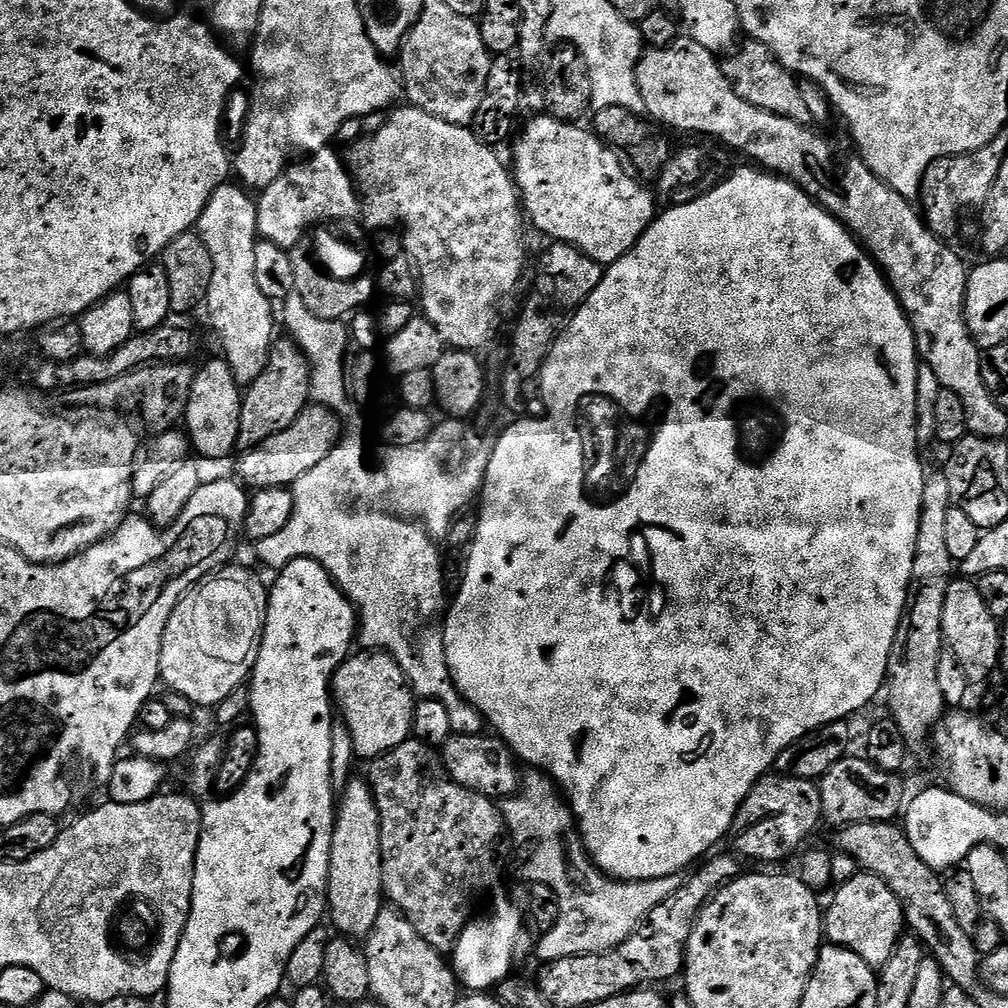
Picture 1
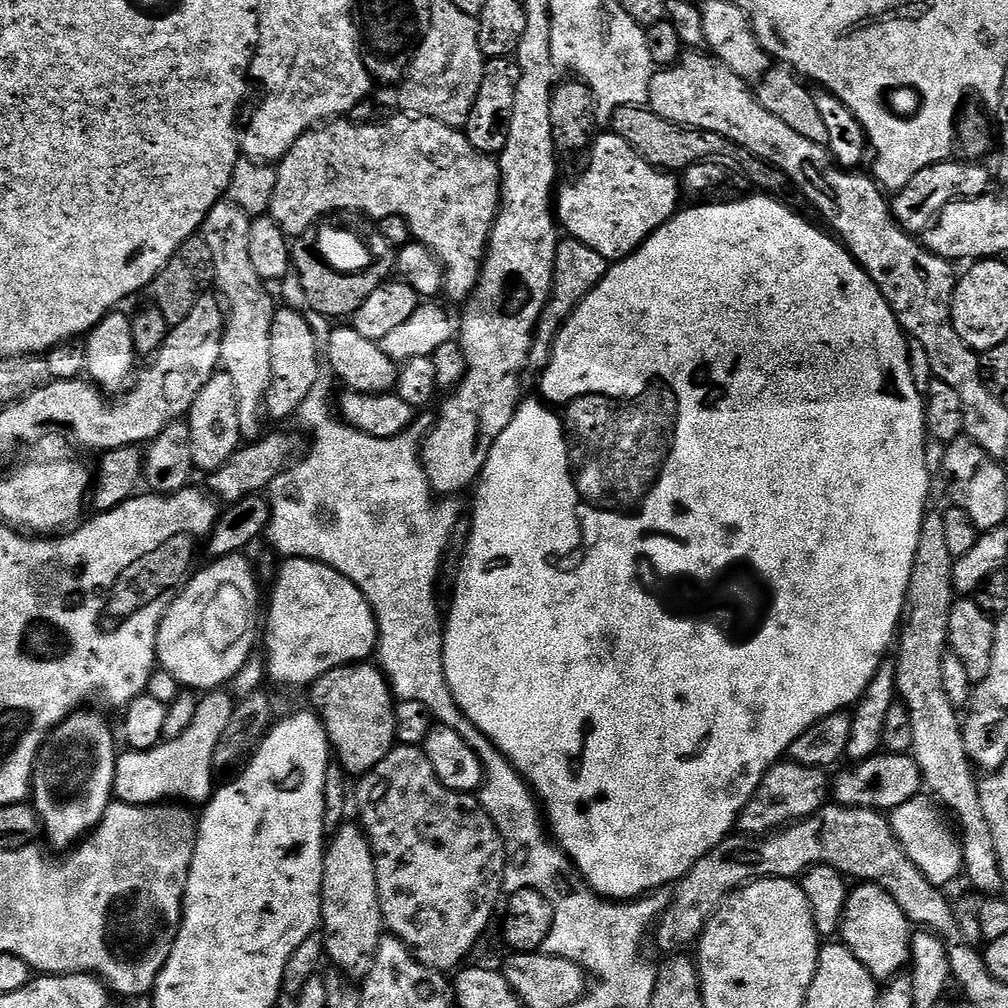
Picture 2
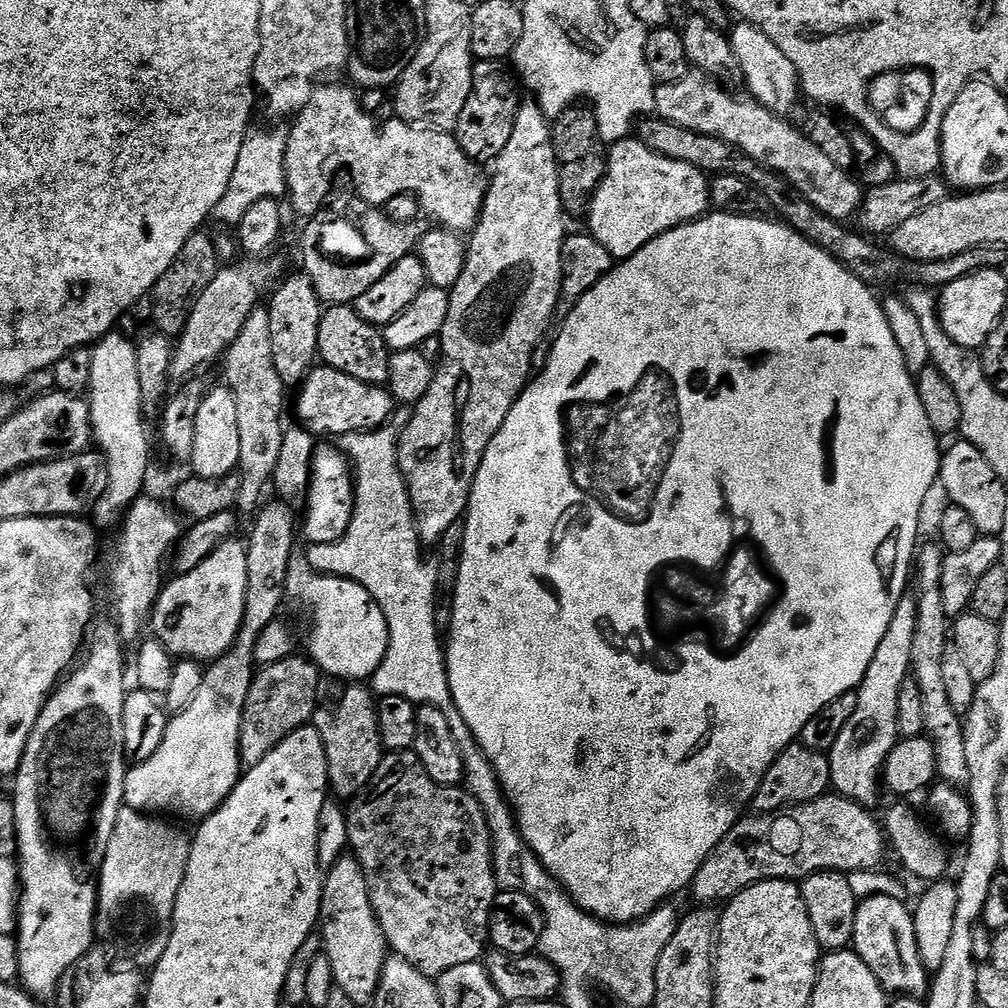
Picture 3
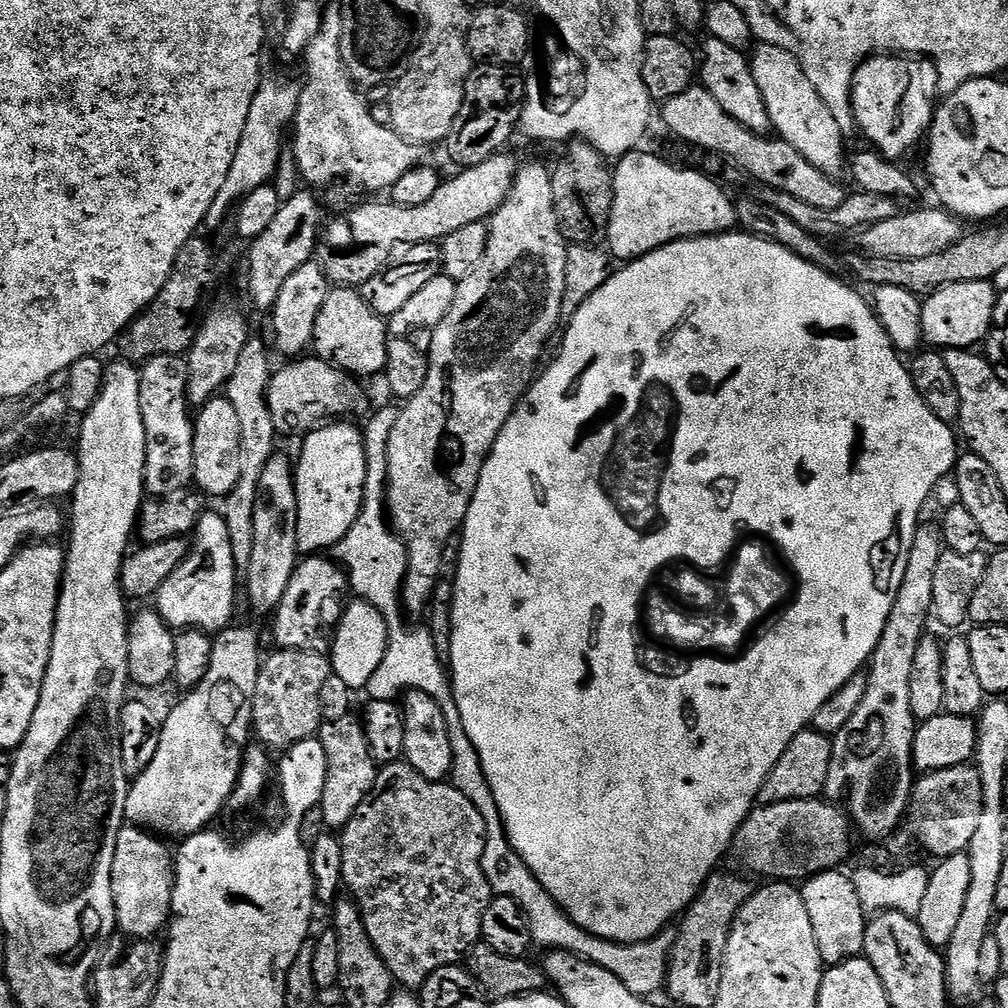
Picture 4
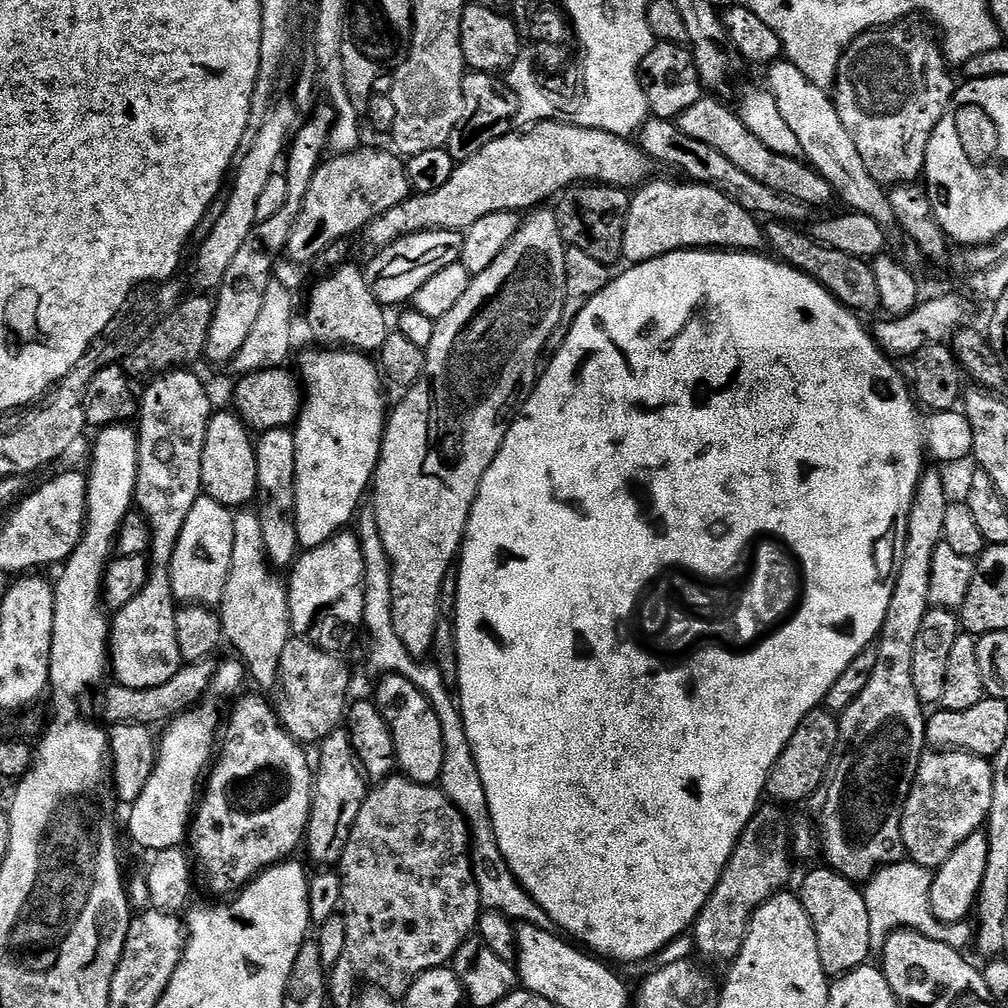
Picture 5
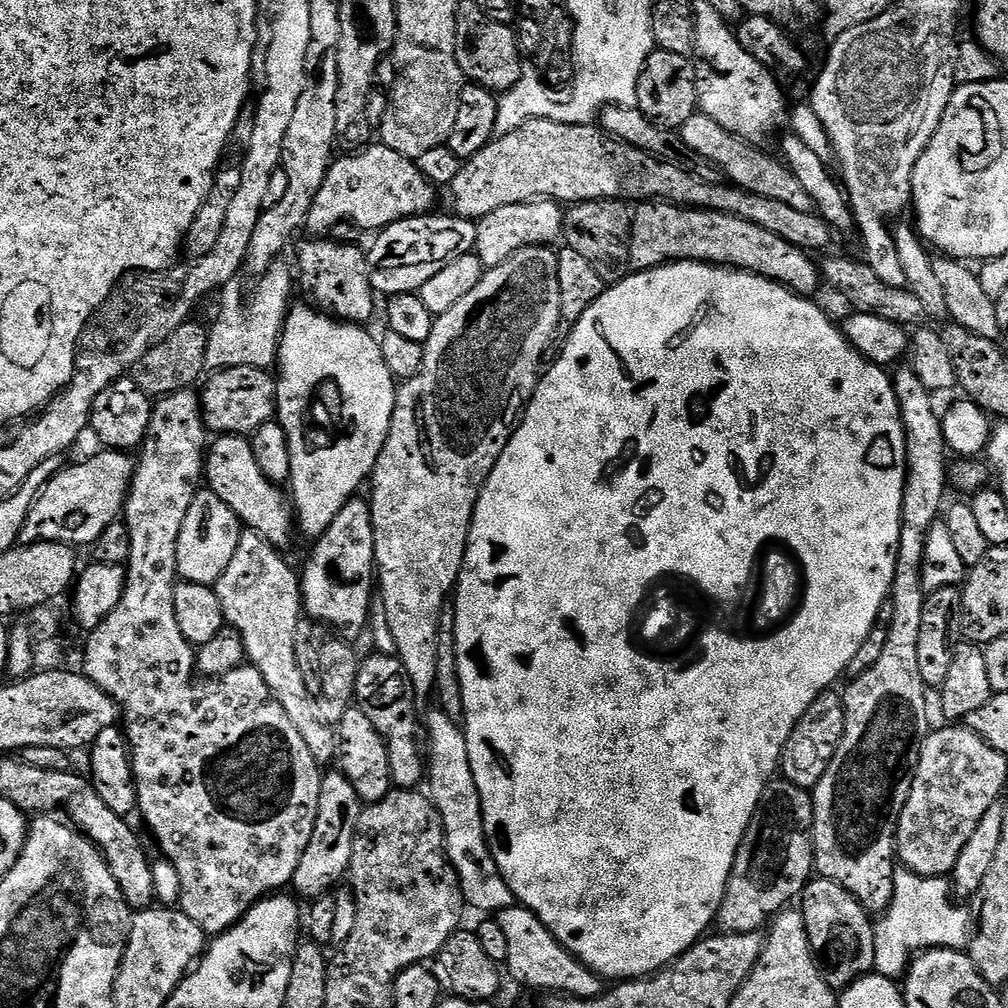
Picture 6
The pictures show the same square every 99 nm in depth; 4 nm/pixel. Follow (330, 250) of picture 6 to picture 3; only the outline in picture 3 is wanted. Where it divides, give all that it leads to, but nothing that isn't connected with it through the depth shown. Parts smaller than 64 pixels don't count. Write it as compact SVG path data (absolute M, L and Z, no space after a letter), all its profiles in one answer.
M332 306L323 313L318 326L318 356L327 367L342 370L358 382L388 383L388 357L390 355L383 331L367 324L352 306Z

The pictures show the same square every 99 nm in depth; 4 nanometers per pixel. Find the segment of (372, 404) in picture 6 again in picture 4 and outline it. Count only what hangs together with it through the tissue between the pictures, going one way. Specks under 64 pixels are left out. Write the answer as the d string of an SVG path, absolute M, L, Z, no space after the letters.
M329 422L303 437L300 460L298 456L294 464L301 554L335 549L336 543L360 516L366 486L366 450L363 431L352 424L355 423Z

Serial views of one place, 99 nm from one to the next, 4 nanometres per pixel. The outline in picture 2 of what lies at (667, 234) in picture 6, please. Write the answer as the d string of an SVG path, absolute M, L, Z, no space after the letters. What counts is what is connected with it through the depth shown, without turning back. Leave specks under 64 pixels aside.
M611 134L597 135L590 145L592 161L588 169L573 184L559 189L554 200L554 215L571 239L586 242L590 250L598 250L602 258L610 262L625 260L631 256L645 240L649 240L659 228L672 219L681 207L682 184L675 175L655 168L646 162L630 146L630 142L622 142L622 138Z

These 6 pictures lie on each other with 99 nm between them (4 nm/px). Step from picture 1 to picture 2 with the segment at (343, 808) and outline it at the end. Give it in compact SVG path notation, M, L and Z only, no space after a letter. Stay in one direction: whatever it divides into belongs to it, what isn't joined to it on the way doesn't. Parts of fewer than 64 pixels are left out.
M345 822L337 832L331 833L330 839L327 841L324 850L324 877L322 878L322 906L320 907L320 923L322 931L325 935L324 938L324 951L329 961L333 960L335 967L344 975L357 982L363 981L364 977L370 974L370 966L374 966L374 958L376 951L380 945L382 937L385 935L386 929L384 927L384 915L380 909L380 899L378 898L378 878L376 877L376 867L374 866L374 854L372 847L368 841L368 836L356 822Z

